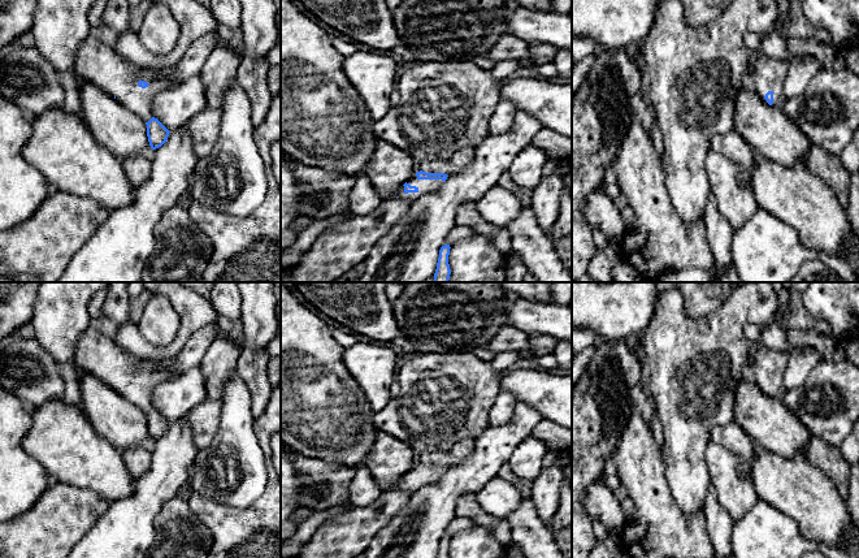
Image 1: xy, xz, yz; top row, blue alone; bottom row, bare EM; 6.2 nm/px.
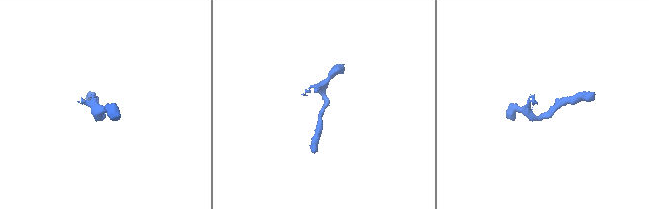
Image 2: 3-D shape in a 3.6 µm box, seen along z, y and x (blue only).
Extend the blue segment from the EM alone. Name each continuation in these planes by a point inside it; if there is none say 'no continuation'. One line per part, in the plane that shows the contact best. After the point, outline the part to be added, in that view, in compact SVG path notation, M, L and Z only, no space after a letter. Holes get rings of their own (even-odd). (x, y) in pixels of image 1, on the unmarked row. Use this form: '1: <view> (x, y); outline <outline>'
1: xz (425, 478); outline M416 464L407 472L411 477L416 477L418 480L417 484L404 484L404 477L400 477L396 483L395 489L405 492L408 494L416 492L418 488L431 485L442 479L444 472L442 471L418 471Z

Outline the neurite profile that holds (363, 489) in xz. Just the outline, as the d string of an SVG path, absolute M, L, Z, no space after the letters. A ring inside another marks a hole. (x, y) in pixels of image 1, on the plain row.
M360 467L348 481L348 499L352 507L364 507L373 503L382 490L366 467Z

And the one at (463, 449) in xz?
M467 437L456 442L448 450L420 453L420 460L426 464L444 464L447 467L451 467L470 457L474 451L474 447L474 438Z

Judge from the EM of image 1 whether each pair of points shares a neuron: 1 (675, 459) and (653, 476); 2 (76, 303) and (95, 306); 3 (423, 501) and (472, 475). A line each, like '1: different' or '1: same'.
1: different
2: different
3: same

